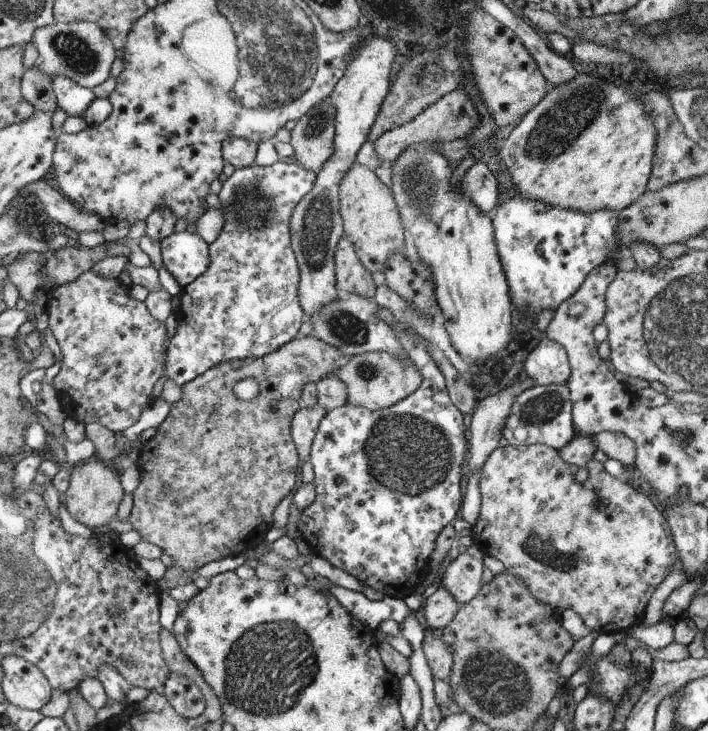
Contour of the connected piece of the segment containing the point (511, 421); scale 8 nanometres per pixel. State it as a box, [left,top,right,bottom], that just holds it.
[502,385,575,451]

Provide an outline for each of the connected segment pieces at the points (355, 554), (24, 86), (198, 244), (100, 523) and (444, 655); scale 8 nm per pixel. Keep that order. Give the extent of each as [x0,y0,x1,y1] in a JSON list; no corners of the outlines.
[[298,320,468,599],[21,66,59,112],[161,232,211,288],[65,457,124,532],[422,629,453,681]]

